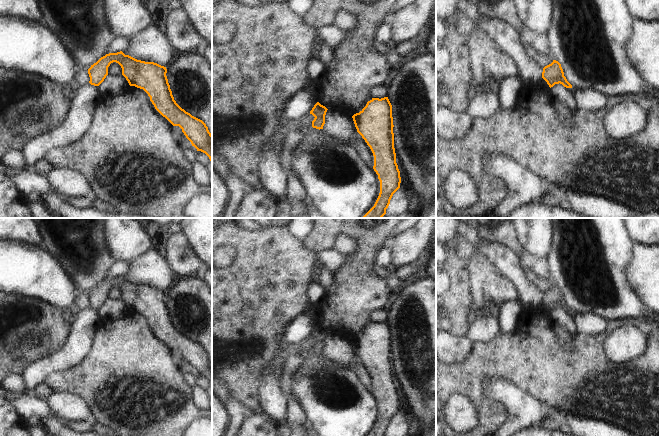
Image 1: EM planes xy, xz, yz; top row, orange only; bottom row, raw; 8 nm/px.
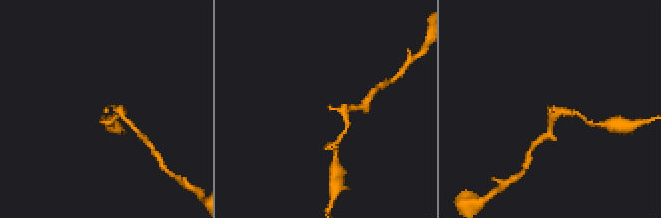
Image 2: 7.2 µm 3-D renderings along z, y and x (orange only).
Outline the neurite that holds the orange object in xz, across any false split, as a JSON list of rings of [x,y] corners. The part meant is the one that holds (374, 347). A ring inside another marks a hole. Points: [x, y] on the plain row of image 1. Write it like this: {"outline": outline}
{"outline": [[[388,321],[372,322],[352,342],[357,356],[373,377],[373,393],[380,405],[379,420],[368,436],[386,436],[401,407],[394,372],[392,329]]]}

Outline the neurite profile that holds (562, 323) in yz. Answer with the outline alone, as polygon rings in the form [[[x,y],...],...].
[[[560,307],[555,308],[551,311],[548,321],[555,334],[558,348],[563,353],[572,354],[580,336],[572,312],[566,312]]]

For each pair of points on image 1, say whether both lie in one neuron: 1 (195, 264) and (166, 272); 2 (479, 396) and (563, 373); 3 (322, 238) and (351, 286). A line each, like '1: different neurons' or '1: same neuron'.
1: different neurons
2: same neuron
3: same neuron

